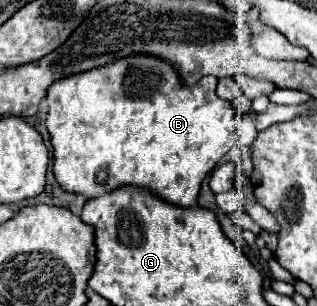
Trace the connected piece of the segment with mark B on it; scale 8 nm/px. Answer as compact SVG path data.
M154 57L120 59L116 65L56 81L48 89L50 111L46 129L54 149L54 177L58 185L88 199L132 185L144 187L176 207L192 207L204 177L236 145L236 123L240 117L228 101L216 95L216 83L214 77L202 77L194 85L184 87L174 67Z

